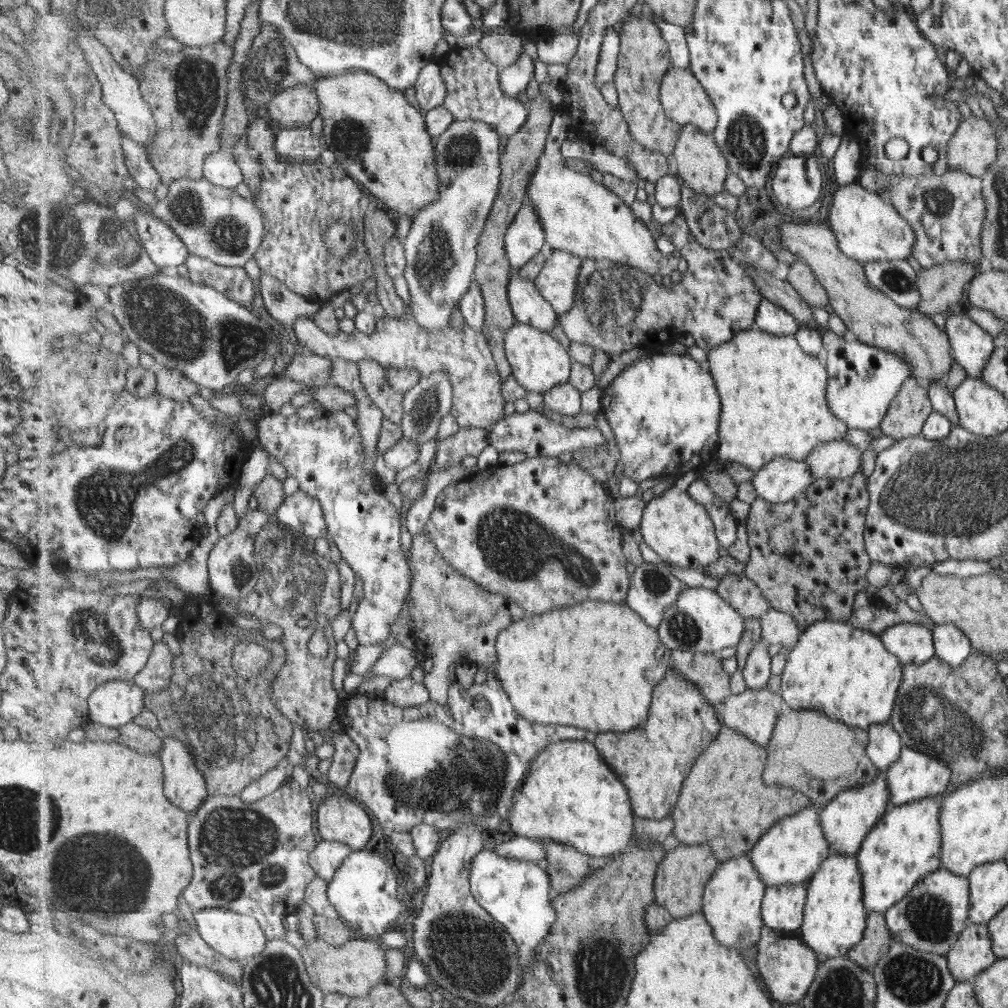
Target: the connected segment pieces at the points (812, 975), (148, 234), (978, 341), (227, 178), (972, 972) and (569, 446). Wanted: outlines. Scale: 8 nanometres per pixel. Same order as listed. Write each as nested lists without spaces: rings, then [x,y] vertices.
[[[764,926],[762,937],[757,942],[757,967],[764,986],[771,992],[771,996],[780,1006],[785,1004],[799,1004],[807,996],[814,983],[822,960],[813,948],[796,935],[783,935],[774,928]]]
[[[137,210],[132,218],[135,220],[142,246],[158,267],[186,264],[190,255],[188,246],[167,221],[161,220],[151,211],[143,213]]]
[[[954,310],[944,316],[944,328],[955,361],[967,378],[981,378],[994,352],[992,337],[965,313]]]
[[[213,152],[204,163],[204,176],[212,183],[229,188],[235,188],[239,182],[244,182],[242,169],[233,158],[233,154]]]
[[[969,923],[945,954],[946,967],[955,980],[971,981],[997,960],[984,924]]]
[[[527,411],[523,414],[514,413],[504,417],[493,426],[491,445],[499,452],[519,451],[527,457],[557,457],[563,452],[573,452],[579,448],[605,446],[609,449],[607,437],[599,427],[567,428],[539,412]]]

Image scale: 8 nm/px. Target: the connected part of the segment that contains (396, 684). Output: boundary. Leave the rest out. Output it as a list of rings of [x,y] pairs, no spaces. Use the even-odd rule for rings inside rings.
[[[407,677],[392,681],[385,689],[385,699],[399,707],[417,707],[430,701],[426,684]]]

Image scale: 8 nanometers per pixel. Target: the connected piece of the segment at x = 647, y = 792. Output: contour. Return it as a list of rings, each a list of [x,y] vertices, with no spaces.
[[[668,669],[665,678],[654,688],[654,699],[650,715],[645,722],[641,736],[639,727],[631,730],[635,738],[627,740],[631,750],[629,756],[637,758],[617,758],[617,736],[619,734],[595,733],[594,743],[603,760],[614,769],[615,774],[627,785],[634,815],[654,820],[662,820],[674,813],[674,808],[682,794],[683,780],[690,775],[696,760],[722,731],[723,722],[717,718],[715,705],[708,703],[707,697],[693,681],[677,669]]]

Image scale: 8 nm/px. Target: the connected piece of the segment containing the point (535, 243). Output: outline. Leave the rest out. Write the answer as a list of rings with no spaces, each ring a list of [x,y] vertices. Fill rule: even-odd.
[[[527,199],[506,232],[508,259],[514,268],[521,269],[546,248],[545,228]]]

